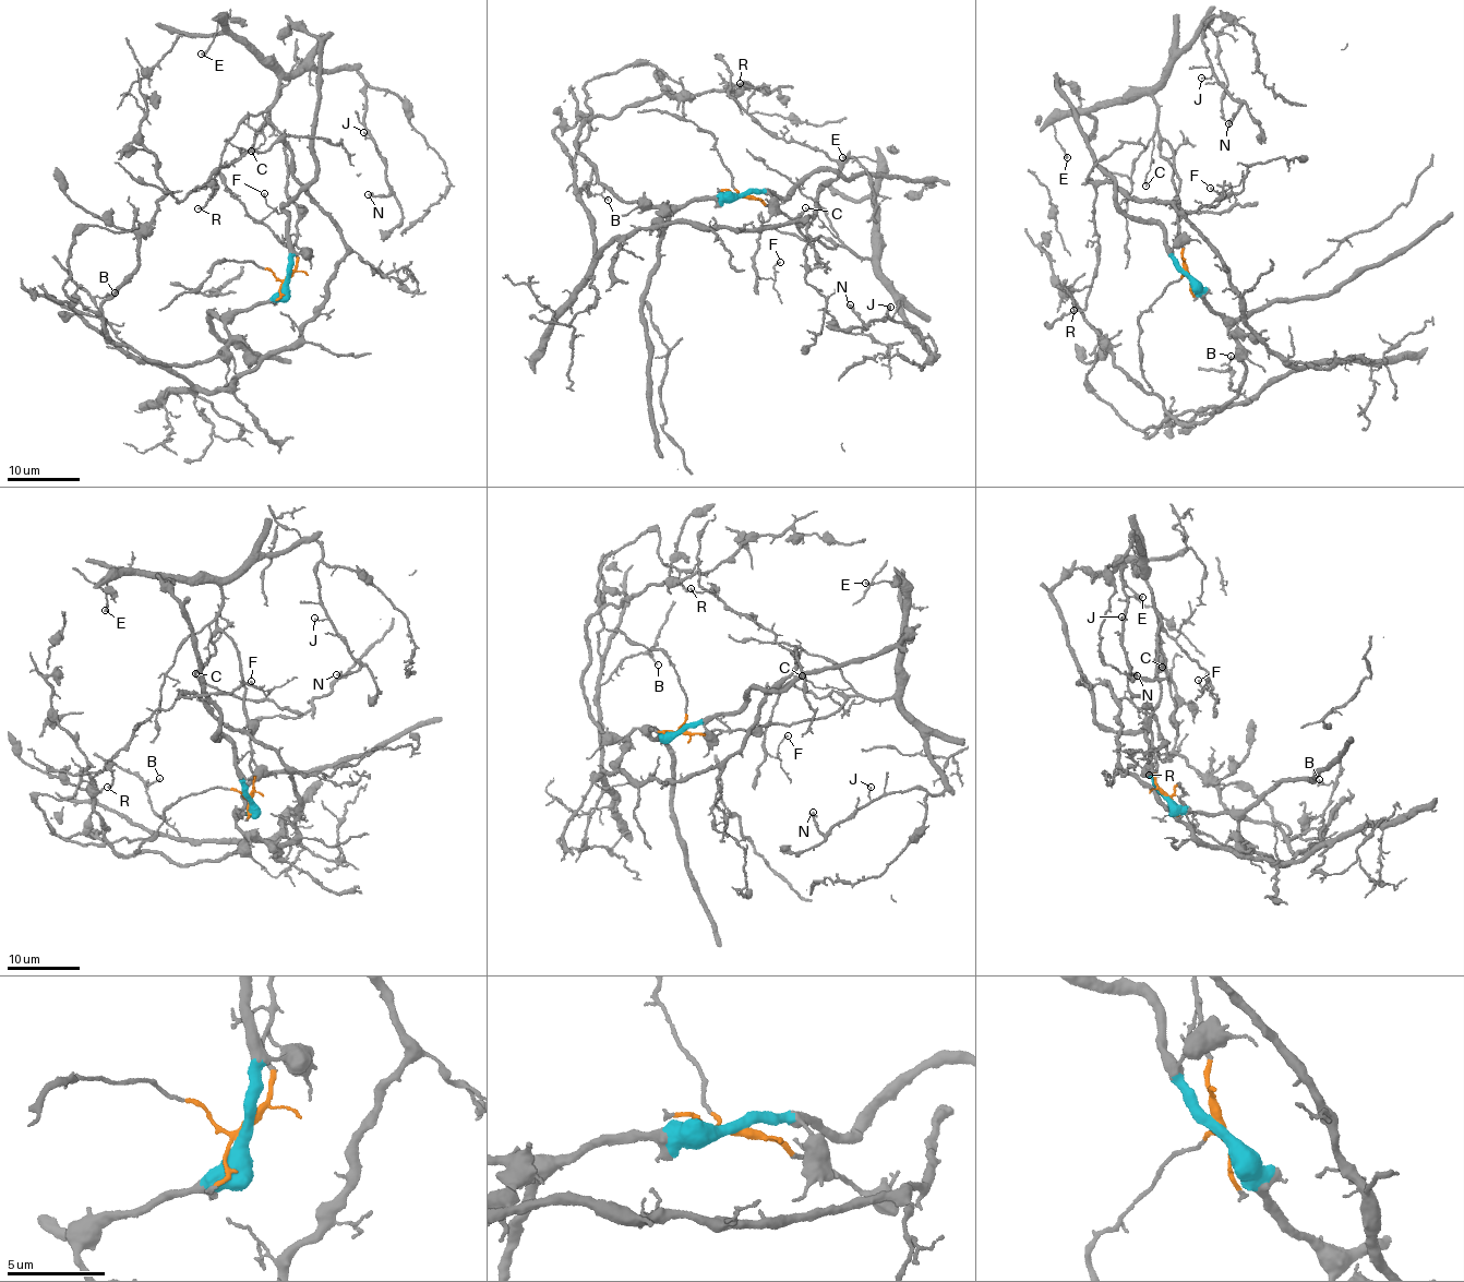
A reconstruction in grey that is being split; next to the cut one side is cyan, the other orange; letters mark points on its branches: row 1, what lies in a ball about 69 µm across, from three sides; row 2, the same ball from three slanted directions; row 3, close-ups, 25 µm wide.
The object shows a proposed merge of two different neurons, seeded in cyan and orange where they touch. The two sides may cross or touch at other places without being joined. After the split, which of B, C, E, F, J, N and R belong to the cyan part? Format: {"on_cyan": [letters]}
{"on_cyan": ["B", "R"]}

